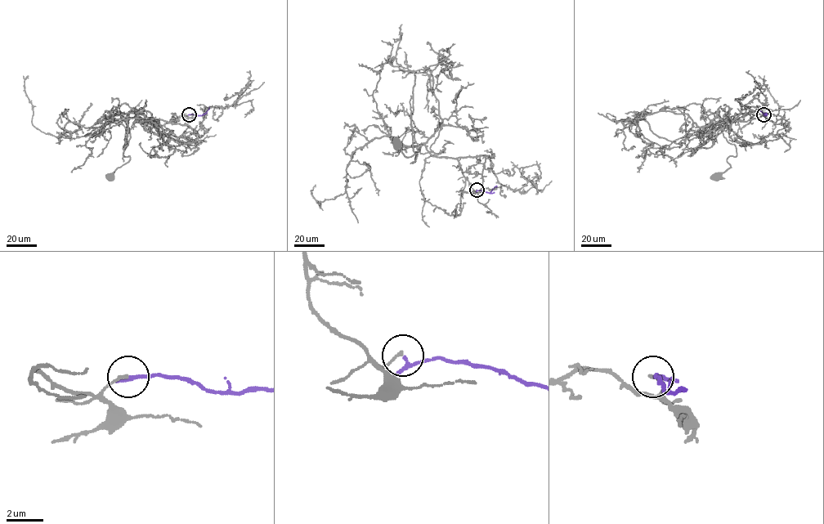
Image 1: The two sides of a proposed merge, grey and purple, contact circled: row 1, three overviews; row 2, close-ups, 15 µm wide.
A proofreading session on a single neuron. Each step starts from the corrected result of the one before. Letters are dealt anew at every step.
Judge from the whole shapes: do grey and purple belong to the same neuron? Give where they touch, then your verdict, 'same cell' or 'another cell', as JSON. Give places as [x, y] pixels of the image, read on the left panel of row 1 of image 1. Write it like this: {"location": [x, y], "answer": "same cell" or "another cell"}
{"location": [189, 114], "answer": "another cell"}

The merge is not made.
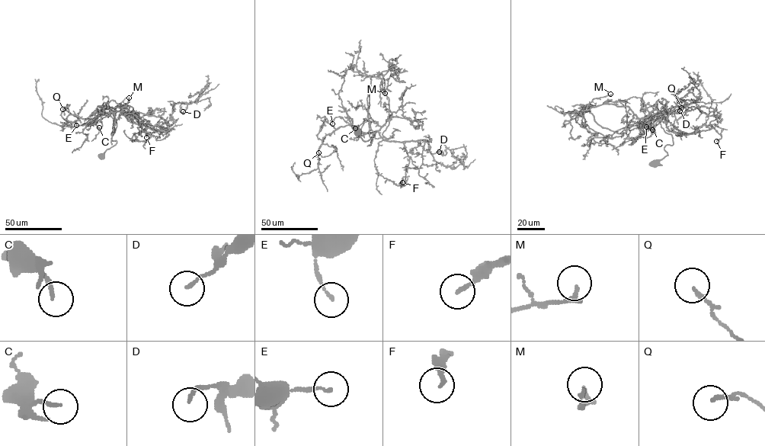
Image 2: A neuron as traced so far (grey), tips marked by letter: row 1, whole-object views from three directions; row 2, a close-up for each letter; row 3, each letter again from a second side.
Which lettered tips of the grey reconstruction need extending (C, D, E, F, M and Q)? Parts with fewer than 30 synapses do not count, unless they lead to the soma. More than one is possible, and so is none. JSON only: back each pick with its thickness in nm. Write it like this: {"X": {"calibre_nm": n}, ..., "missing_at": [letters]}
{"missing_at": []}

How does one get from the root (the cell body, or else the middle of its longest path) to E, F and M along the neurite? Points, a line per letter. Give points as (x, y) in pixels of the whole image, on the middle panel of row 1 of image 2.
E: (358, 129), (363, 140), (372, 139), (367, 145), (370, 145), (372, 133), (362, 133), (339, 117), (332, 123)
F: (358, 129), (363, 140), (372, 139), (367, 145), (369, 133), (376, 130), (404, 144), (409, 162), (402, 182)
M: (358, 129), (363, 140), (372, 139), (370, 145), (369, 133), (392, 113), (382, 75), (385, 93)

